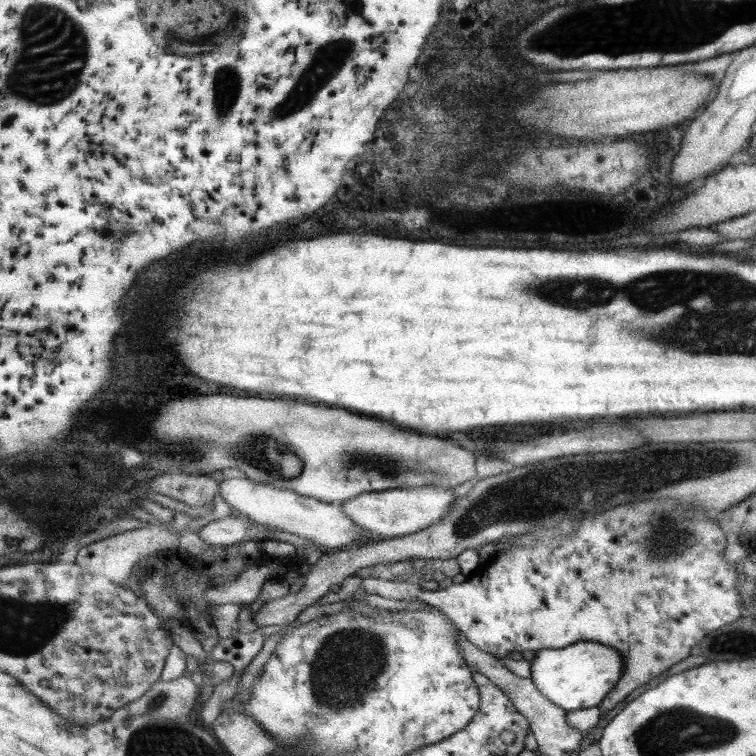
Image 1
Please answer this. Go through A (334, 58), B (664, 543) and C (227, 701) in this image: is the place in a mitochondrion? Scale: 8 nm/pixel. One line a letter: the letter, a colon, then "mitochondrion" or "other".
A: other
B: mitochondrion
C: other

